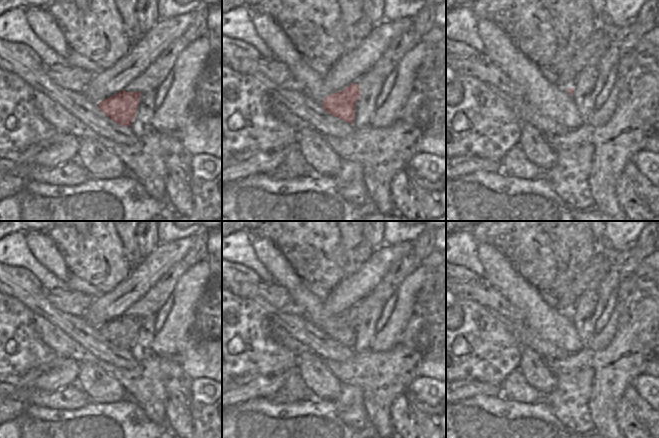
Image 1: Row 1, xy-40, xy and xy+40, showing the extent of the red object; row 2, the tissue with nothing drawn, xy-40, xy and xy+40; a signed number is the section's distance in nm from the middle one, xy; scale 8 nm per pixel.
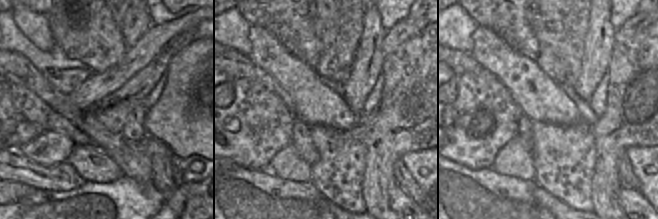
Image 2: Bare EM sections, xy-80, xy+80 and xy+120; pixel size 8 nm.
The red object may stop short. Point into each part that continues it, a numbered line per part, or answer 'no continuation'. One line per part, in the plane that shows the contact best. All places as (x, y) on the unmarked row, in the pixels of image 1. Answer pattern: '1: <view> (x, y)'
no continuation

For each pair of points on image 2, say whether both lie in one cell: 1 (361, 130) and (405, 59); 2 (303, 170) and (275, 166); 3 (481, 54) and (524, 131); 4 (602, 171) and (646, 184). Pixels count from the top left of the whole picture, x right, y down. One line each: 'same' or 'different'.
1: same
2: same
3: different
4: different

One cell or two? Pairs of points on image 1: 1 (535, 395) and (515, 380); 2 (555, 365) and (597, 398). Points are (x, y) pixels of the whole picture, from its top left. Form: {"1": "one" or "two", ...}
{"1": "one", "2": "one"}

